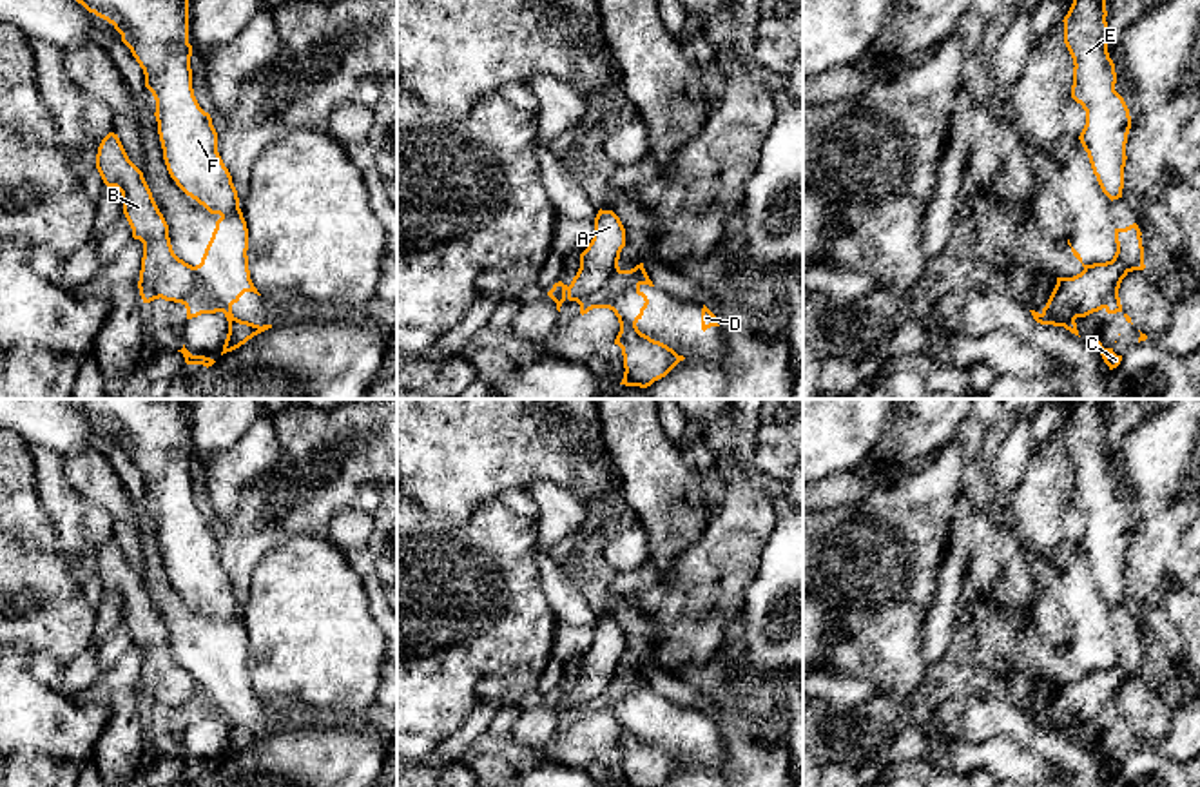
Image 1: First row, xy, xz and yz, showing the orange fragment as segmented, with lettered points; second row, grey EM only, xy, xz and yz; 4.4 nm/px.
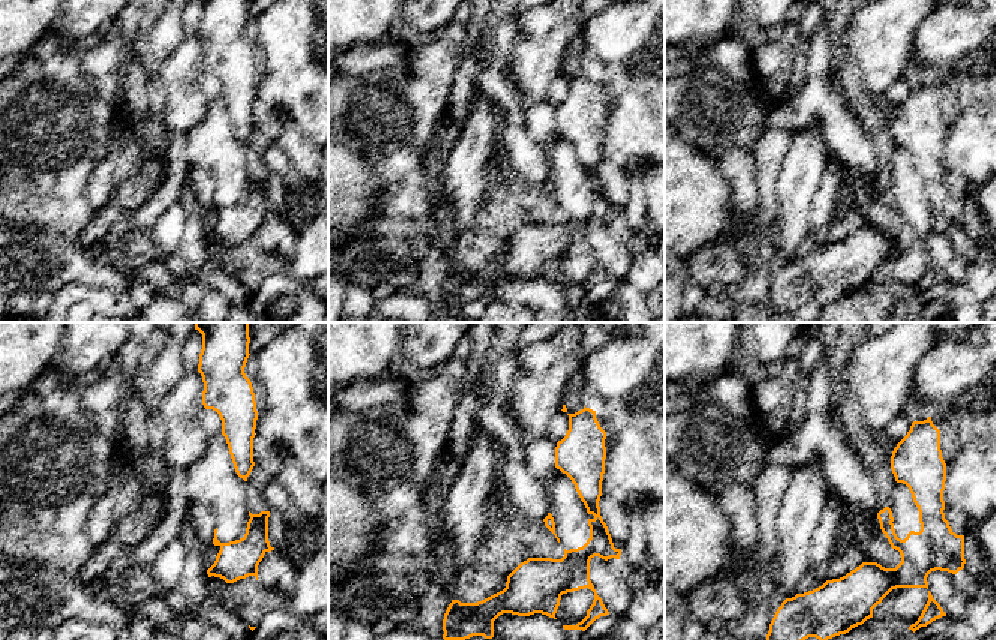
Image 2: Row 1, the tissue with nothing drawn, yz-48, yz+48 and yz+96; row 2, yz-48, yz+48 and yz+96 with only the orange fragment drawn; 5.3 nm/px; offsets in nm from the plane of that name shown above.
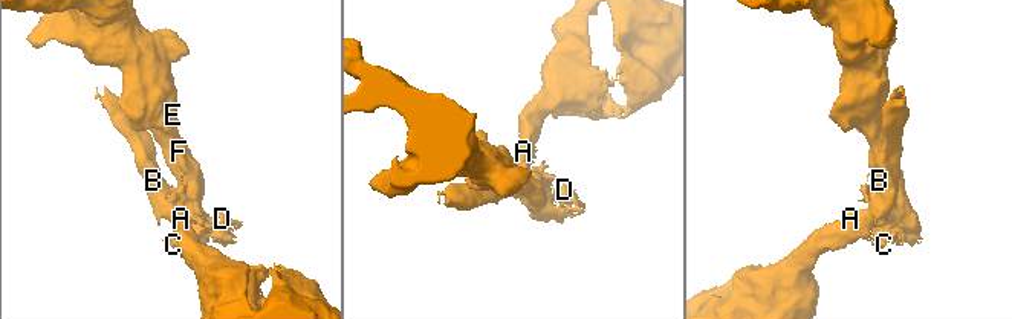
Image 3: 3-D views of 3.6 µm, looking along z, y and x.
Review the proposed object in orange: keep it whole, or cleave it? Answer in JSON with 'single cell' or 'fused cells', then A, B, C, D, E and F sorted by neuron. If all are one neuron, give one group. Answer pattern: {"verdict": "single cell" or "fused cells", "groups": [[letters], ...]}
{"verdict": "fused cells", "groups": [["A", "B"], ["C", "D", "E", "F"]]}

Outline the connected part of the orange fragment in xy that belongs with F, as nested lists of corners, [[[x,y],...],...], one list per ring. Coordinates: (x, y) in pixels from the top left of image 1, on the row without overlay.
[[[71,399],[89,419],[107,426],[121,441],[121,448],[131,455],[145,481],[145,493],[156,506],[158,540],[163,566],[176,591],[210,620],[219,620],[212,644],[205,655],[201,669],[190,673],[194,693],[185,705],[174,707],[187,714],[187,725],[201,720],[223,718],[228,727],[228,740],[223,760],[245,751],[254,742],[272,734],[272,731],[254,731],[232,720],[232,711],[245,698],[257,698],[248,676],[248,635],[239,615],[237,597],[232,582],[218,559],[218,539],[212,524],[205,519],[192,495],[189,450],[189,403],[185,399]]]

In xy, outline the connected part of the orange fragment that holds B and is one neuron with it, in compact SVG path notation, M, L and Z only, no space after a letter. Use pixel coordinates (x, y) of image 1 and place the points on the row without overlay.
M109 539L102 546L96 575L107 593L121 598L123 620L132 635L132 644L143 649L140 687L165 707L185 705L194 693L194 680L174 660L169 631L143 578L129 566L118 540Z

